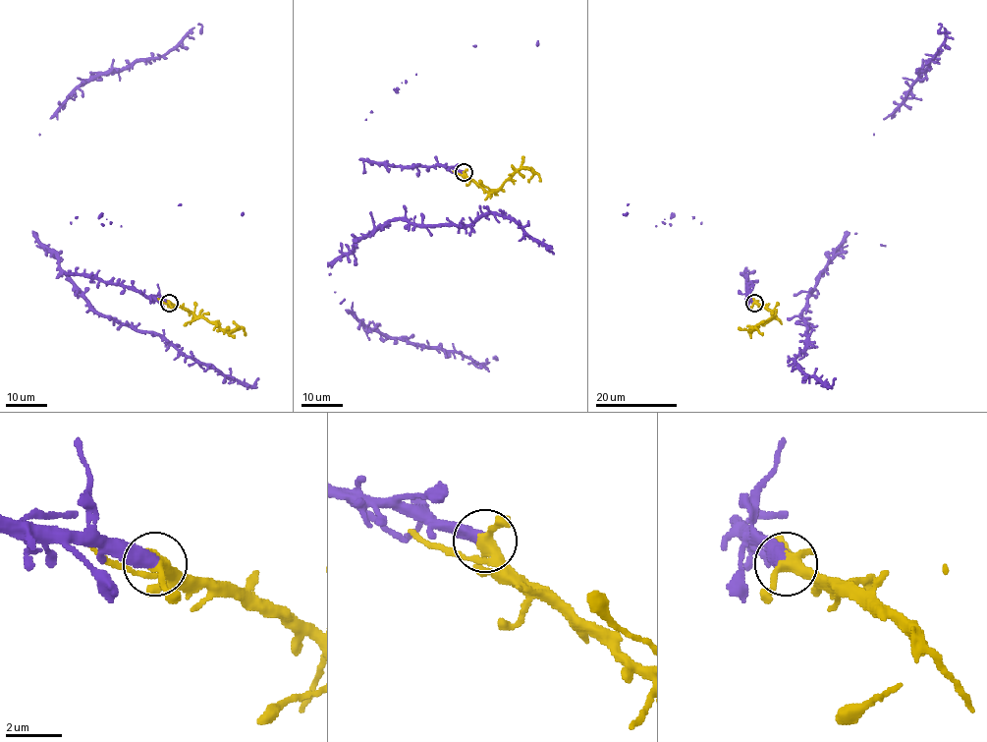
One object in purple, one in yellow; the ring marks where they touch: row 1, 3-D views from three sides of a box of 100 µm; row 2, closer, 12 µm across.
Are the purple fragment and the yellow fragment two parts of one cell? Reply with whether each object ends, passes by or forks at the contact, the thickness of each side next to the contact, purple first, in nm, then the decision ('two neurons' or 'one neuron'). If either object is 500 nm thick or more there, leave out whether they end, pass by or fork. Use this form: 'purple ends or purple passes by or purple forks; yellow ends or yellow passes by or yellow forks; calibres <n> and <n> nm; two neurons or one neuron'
purple ends; yellow forks; calibres 480 and 320 nm; one neuron

